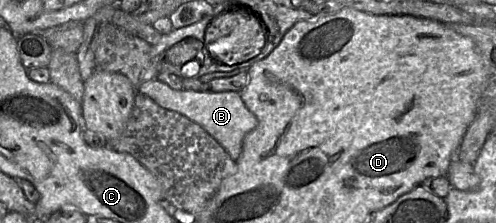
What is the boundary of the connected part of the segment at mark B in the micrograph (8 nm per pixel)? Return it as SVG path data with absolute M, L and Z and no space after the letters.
M152 79L143 83L137 89L137 93L148 96L162 108L175 111L199 125L224 148L234 161L241 155L245 136L258 125L256 116L248 110L238 92L174 90L157 79Z

